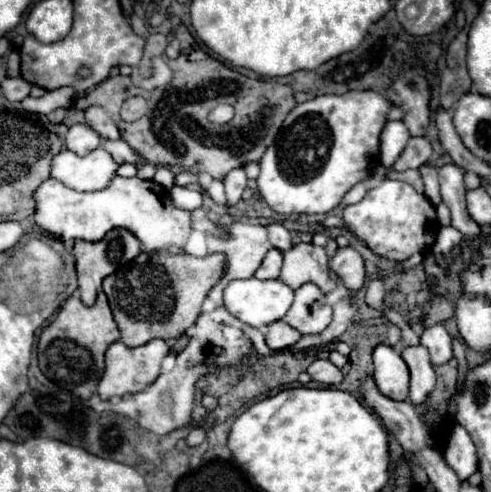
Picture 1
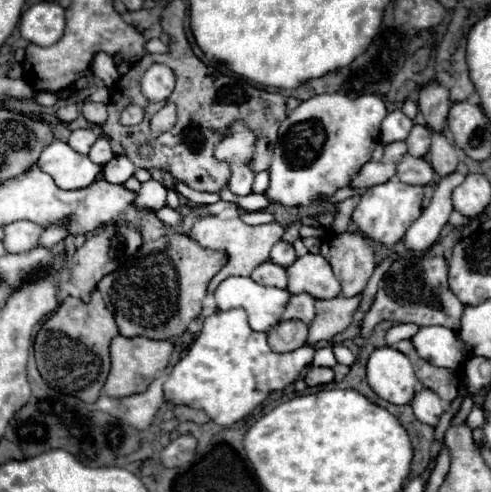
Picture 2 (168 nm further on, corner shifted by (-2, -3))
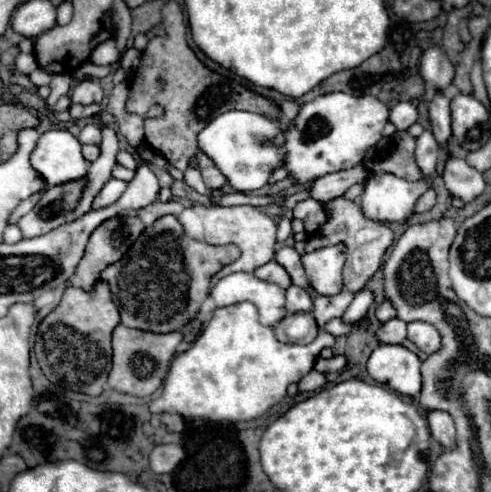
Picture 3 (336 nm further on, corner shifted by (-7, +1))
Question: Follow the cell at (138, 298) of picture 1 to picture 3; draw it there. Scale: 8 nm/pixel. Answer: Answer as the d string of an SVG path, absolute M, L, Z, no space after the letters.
M162 216L140 234L118 262L102 272L102 280L110 284L124 326L162 334L180 330L198 314L208 296L210 278L236 258L240 258L238 246L198 242L184 232L176 216Z

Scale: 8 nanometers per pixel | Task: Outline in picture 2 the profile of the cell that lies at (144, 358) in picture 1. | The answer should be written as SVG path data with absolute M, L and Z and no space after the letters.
M115 336L111 342L111 372L103 386L103 394L111 398L123 398L143 392L151 380L165 370L173 344L169 340L149 340L149 338L123 338Z

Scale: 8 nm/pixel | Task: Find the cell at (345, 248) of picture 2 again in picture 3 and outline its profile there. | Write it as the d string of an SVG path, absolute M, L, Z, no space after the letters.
M344 196L326 202L324 210L326 210L326 222L322 222L318 226L318 230L306 240L306 252L312 252L312 250L324 248L324 246L332 246L338 242L346 244L348 250L346 250L346 264L344 264L344 286L346 286L346 290L358 292L372 278L372 274L380 268L384 252L394 240L392 230L384 222L366 218L362 214L360 206Z

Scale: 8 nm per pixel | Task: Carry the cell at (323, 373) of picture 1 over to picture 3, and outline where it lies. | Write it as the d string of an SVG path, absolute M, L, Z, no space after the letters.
M310 370L300 382L298 382L298 392L314 392L318 388L322 388L326 384L326 378L324 374L316 372L316 370Z

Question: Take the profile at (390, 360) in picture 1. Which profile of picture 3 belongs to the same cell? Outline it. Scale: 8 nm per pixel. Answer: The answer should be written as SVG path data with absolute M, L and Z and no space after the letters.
M380 344L368 358L368 374L402 396L416 398L422 388L420 358L404 346Z

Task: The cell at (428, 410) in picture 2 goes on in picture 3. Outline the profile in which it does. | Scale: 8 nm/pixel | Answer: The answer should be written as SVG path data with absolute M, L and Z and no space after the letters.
M440 410L428 412L428 424L430 424L430 432L434 436L434 440L438 440L442 444L444 450L452 450L456 446L456 430L454 430L454 422L450 414L444 414Z

